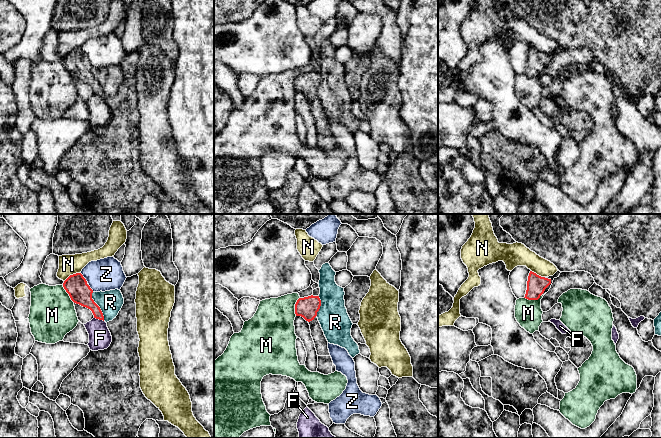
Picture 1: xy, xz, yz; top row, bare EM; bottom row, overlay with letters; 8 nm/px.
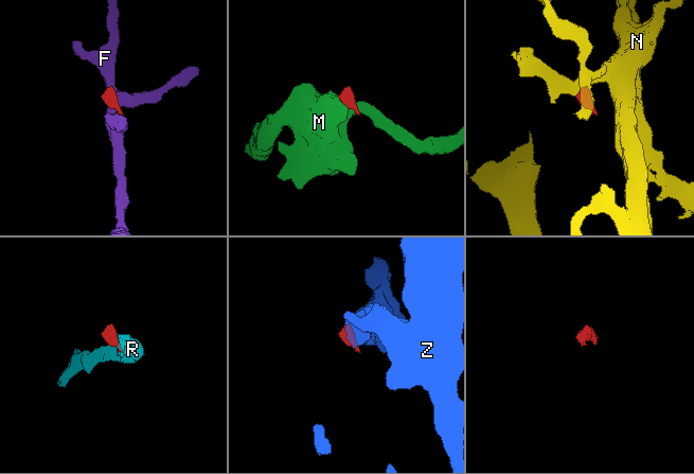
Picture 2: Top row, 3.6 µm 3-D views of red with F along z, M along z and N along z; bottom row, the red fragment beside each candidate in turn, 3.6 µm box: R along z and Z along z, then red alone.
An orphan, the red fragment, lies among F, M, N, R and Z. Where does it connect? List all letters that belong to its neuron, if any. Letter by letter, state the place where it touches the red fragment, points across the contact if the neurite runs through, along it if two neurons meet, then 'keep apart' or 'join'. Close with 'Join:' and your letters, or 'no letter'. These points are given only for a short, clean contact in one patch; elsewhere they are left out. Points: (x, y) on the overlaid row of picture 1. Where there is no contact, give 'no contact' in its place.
F: xy (99, 319) | along xy (94, 317), (103, 321) | keep apart
M: xz (295, 306) | along xz (299, 297), (295, 304), (295, 315) | keep apart
N: xy (71, 275) | along xy (79, 272), (71, 274), (64, 281) | keep apart
R: xy (98, 306) | along xy (92, 292), (92, 298), (99, 307), (104, 320) | keep apart
Z: xy (83, 277) | along xy (80, 272), (87, 281) | keep apart
Join: no letter

